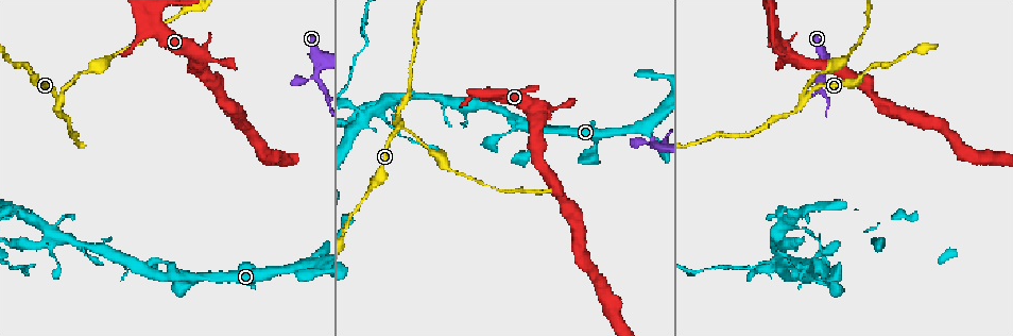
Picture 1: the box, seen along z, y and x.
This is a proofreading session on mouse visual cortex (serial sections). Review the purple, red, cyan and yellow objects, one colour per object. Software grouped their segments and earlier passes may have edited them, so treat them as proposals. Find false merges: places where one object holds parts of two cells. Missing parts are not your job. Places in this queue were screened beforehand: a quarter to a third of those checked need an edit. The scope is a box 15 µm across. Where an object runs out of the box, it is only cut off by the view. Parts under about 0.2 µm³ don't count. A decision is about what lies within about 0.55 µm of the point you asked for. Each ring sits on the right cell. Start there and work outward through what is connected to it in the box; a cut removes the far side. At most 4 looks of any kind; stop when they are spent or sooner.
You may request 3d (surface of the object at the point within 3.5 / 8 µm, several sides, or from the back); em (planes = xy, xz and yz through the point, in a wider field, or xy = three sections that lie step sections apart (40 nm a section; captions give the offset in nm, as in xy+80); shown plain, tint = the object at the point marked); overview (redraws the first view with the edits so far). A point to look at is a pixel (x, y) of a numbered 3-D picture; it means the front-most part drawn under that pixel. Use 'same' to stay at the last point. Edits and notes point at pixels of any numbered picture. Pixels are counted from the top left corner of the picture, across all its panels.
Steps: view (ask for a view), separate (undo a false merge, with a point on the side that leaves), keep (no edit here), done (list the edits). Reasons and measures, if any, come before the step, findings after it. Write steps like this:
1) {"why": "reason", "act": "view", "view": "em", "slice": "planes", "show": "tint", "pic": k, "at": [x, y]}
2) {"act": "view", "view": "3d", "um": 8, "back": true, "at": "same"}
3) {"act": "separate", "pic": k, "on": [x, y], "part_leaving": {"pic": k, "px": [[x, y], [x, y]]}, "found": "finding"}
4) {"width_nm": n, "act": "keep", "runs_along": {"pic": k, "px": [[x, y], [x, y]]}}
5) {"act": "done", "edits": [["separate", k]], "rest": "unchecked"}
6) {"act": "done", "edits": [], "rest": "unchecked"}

{"why": "a fork", "act": "view", "view": "3d", "um": 3.5, "pic": 1, "at": [47, 238]}

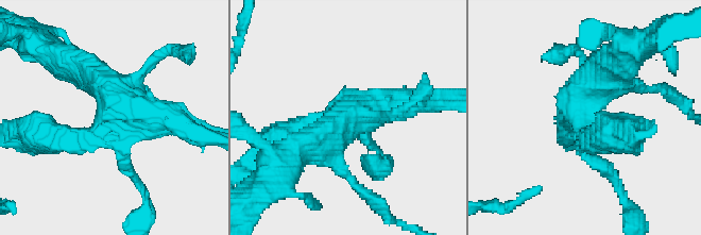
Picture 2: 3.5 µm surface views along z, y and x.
{"why": "need the tissue", "act": "view", "view": "em", "slice": "xy", "step": 2, "show": "tint", "pic": 2, "at": [109, 119]}

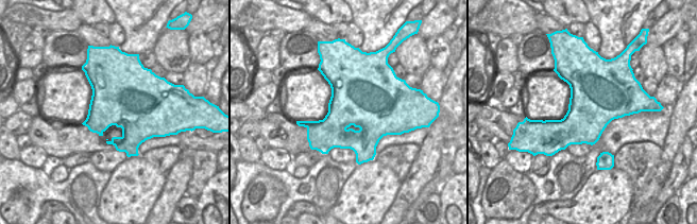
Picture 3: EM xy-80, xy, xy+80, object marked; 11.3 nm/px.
{"width_nm": 850, "act": "keep", "runs_along": {"pic": 2, "px": [[186, 126], [130, 108], [71, 63]]}, "found": "all the same cell"}

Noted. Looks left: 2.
{"why": "sharp bend", "act": "view", "view": "3d", "um": 3.5, "pic": 1, "at": [397, 130]}

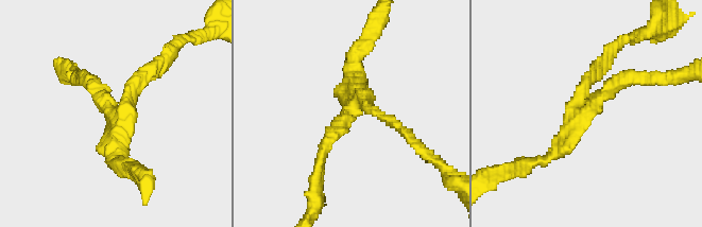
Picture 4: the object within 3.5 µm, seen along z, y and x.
{"arms": 3, "arm_widths_nm": [200, 200, 250], "why": "need the tissue", "act": "view", "view": "em", "slice": "xy", "step": 3, "show": "tint", "pic": 4, "at": [351, 112]}

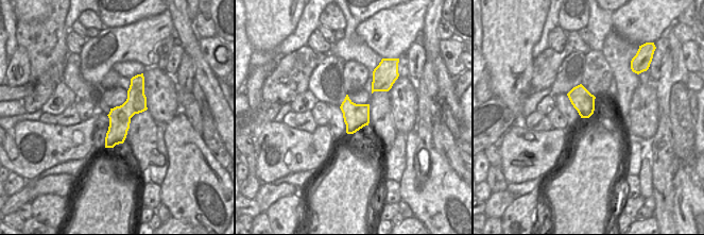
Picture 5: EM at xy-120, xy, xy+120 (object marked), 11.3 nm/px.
{"act": "keep", "found": "continuous, no second cell"}

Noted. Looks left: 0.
{"act": "done", "edits": [], "rest": "unchecked"}

